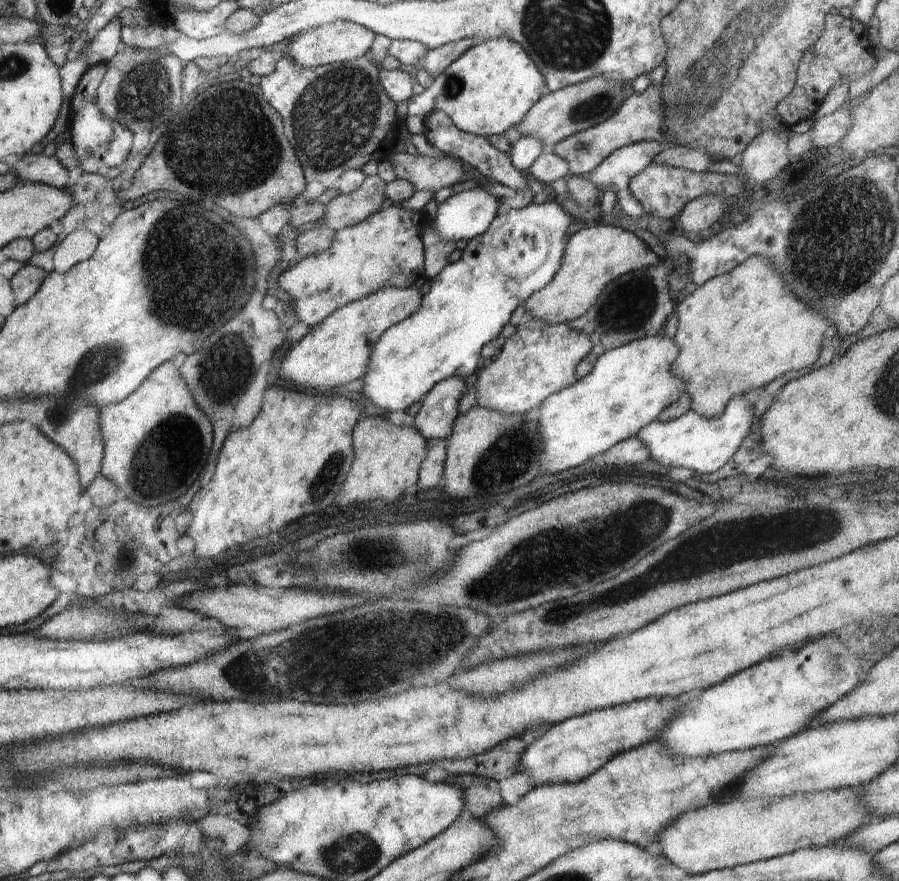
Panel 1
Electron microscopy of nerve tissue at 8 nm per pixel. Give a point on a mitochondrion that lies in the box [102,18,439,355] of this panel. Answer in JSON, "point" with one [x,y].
{"point":[213,151]}

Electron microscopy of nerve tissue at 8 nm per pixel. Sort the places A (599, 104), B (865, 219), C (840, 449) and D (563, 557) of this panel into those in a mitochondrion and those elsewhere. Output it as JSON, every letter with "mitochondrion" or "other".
{"A":"mitochondrion","B":"mitochondrion","C":"other","D":"mitochondrion"}

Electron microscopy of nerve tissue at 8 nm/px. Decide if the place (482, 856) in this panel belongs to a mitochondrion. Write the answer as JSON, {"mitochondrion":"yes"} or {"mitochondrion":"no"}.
{"mitochondrion":"no"}

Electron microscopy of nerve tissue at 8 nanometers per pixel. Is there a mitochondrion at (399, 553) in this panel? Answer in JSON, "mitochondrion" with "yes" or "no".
{"mitochondrion":"yes"}

